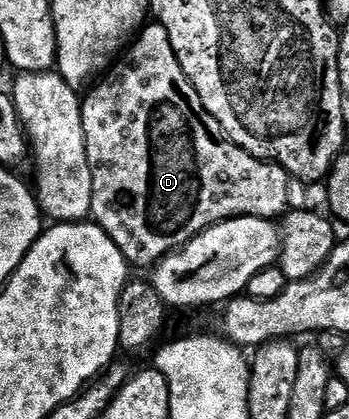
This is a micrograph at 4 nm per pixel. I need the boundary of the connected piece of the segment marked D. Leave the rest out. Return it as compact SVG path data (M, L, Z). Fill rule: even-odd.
M148 22L134 36L133 42L118 56L114 66L86 92L81 106L83 109L85 149L87 150L91 176L93 177L93 201L91 202L90 218L110 237L113 245L117 245L117 249L121 249L121 253L127 258L128 264L135 266L136 263L139 267L147 267L146 269L154 268L155 264L164 255L170 255L172 251L178 251L193 236L200 235L202 231L208 231L210 227L223 223L226 219L240 219L242 215L248 215L249 217L275 221L288 210L289 204L287 202L291 199L293 183L287 171L284 167L280 167L278 163L268 163L266 159L253 157L248 151L241 149L232 139L228 139L223 134L221 125L207 112L197 89L189 81L189 77L185 77L185 73L173 53L169 33L165 33L165 29L160 23Z

